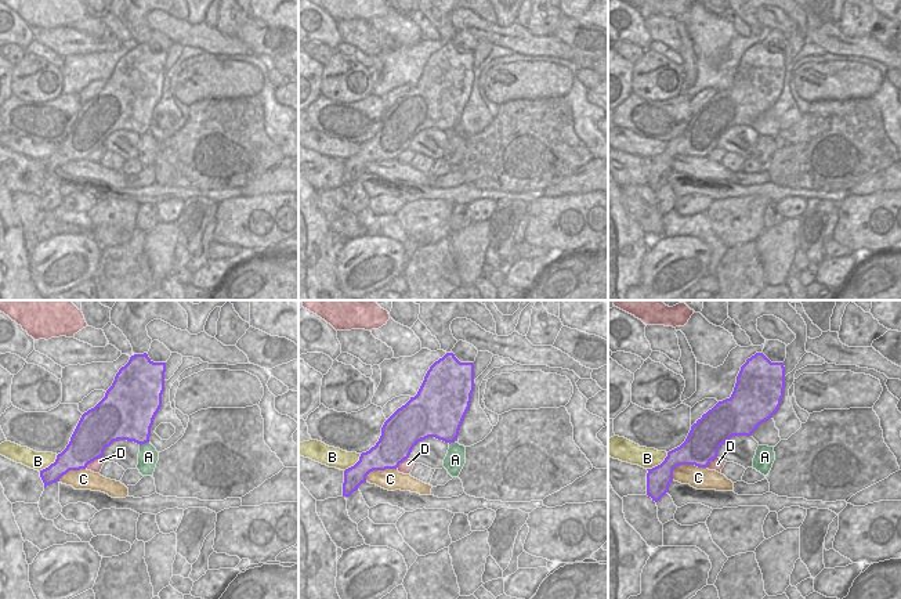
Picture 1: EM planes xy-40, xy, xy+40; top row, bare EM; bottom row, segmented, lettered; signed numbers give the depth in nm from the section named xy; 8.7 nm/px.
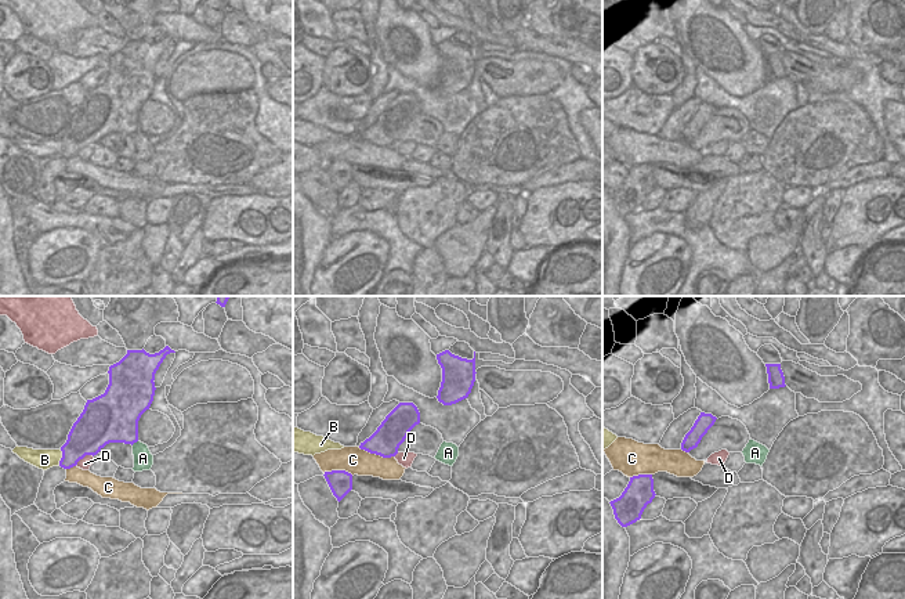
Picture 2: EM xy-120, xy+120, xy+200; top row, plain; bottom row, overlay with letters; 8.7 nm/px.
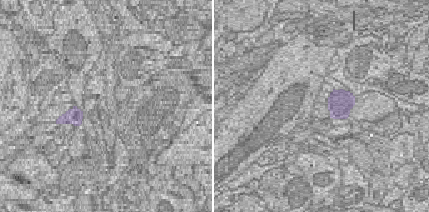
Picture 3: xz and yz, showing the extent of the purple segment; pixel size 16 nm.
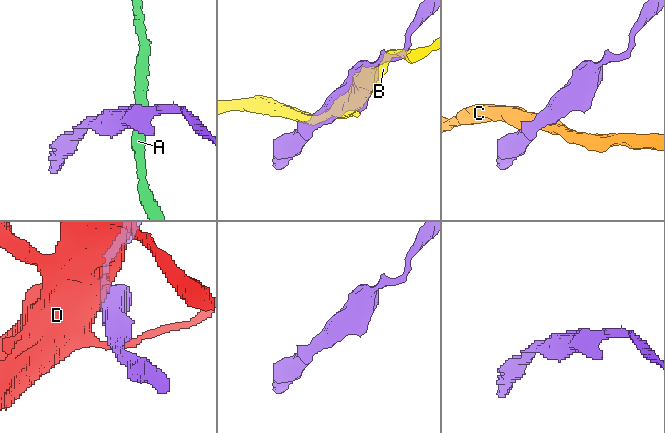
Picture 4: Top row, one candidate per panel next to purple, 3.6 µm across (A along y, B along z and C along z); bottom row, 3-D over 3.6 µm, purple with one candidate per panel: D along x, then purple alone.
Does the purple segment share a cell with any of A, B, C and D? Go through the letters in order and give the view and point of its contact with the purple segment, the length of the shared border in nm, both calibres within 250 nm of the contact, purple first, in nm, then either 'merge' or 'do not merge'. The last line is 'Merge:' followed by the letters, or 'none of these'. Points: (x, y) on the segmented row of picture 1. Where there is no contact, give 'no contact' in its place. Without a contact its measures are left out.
A: contact xy-40 (144, 443); length 90 nm; calibres 400 and 180 nm; do not merge
B: contact xy+40 (658, 465); length 240 nm; calibres 220 and 180 nm; do not merge
C: contact xy+40 (686, 464); length 340 nm; calibres 300 and 190 nm; do not merge
D: contact xy-40 (93, 461); length 190 nm; calibres 320 and 110 nm; do not merge
Merge: none of these

